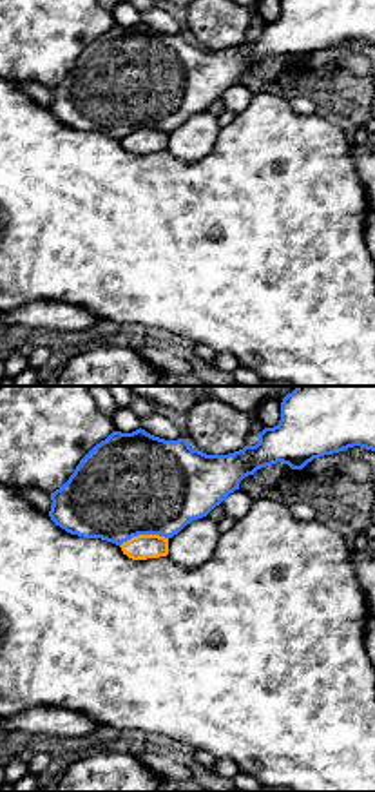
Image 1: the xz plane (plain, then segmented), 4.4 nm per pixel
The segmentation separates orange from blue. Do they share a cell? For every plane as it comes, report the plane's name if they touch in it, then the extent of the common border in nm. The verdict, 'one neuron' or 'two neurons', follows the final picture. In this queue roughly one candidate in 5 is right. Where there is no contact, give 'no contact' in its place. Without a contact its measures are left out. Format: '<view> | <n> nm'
xz | 220 nm

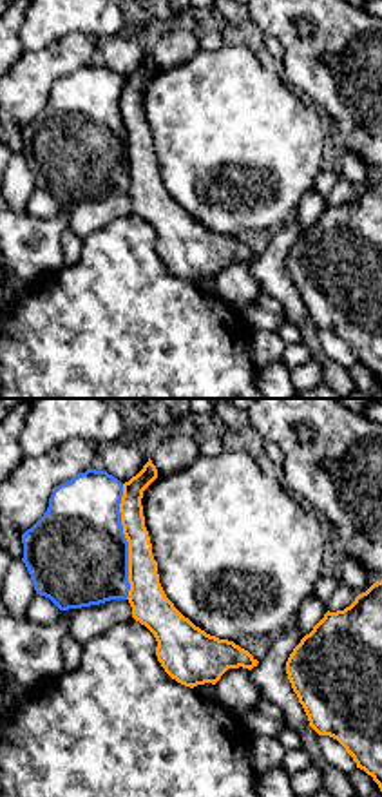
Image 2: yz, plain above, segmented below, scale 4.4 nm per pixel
yz | 500 nm

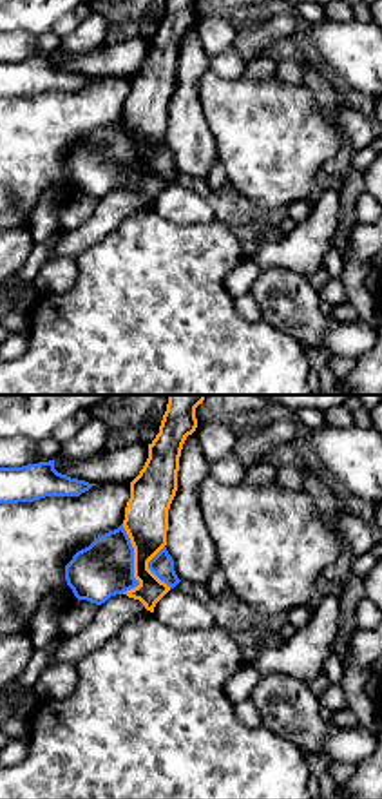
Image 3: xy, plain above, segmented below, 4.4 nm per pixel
xy | 320 nm

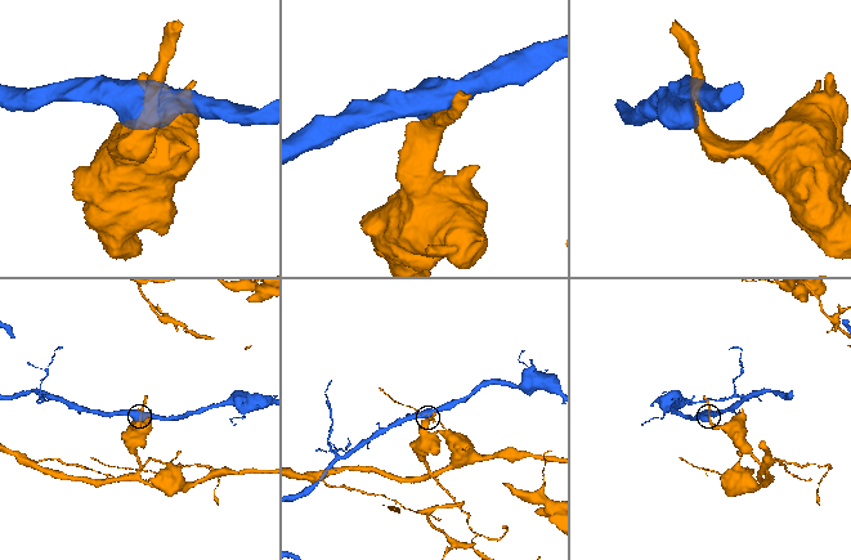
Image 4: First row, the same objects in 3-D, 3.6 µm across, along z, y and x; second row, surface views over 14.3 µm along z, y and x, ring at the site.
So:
two neurons

